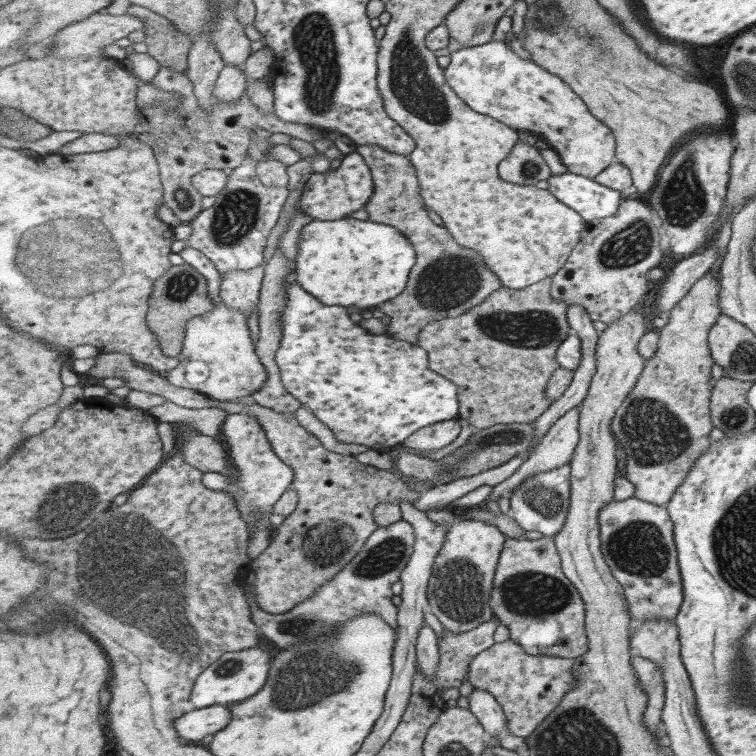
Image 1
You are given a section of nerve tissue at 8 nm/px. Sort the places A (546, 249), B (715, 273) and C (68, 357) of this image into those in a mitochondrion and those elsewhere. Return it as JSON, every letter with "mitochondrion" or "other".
{"A":"other","B":"other","C":"other"}

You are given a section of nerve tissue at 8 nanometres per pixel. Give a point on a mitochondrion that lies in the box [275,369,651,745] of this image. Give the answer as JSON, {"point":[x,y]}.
{"point":[457,593]}

